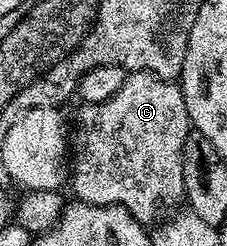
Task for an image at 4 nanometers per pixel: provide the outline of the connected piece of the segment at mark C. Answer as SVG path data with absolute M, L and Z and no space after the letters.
M132 71L110 99L93 105L81 104L79 108L80 126L76 129L76 137L74 133L74 152L70 157L70 186L79 200L88 205L120 205L145 227L159 222L160 212L167 205L185 200L183 147L190 122L184 93L175 80Z

